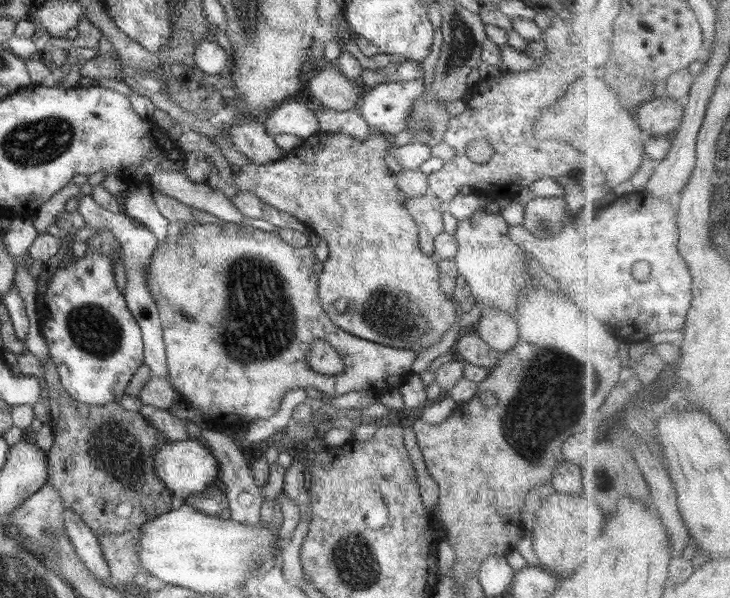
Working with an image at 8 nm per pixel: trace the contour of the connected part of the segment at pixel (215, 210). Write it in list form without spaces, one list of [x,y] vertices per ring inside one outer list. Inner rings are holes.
[[[159,170],[153,174],[150,185],[154,191],[157,189],[186,206],[209,212],[226,223],[235,222],[239,225],[253,226],[266,232],[278,232],[278,227],[275,224],[244,216],[237,211],[227,194],[210,188],[204,181],[196,183],[190,180],[182,170],[175,170],[174,172]]]

